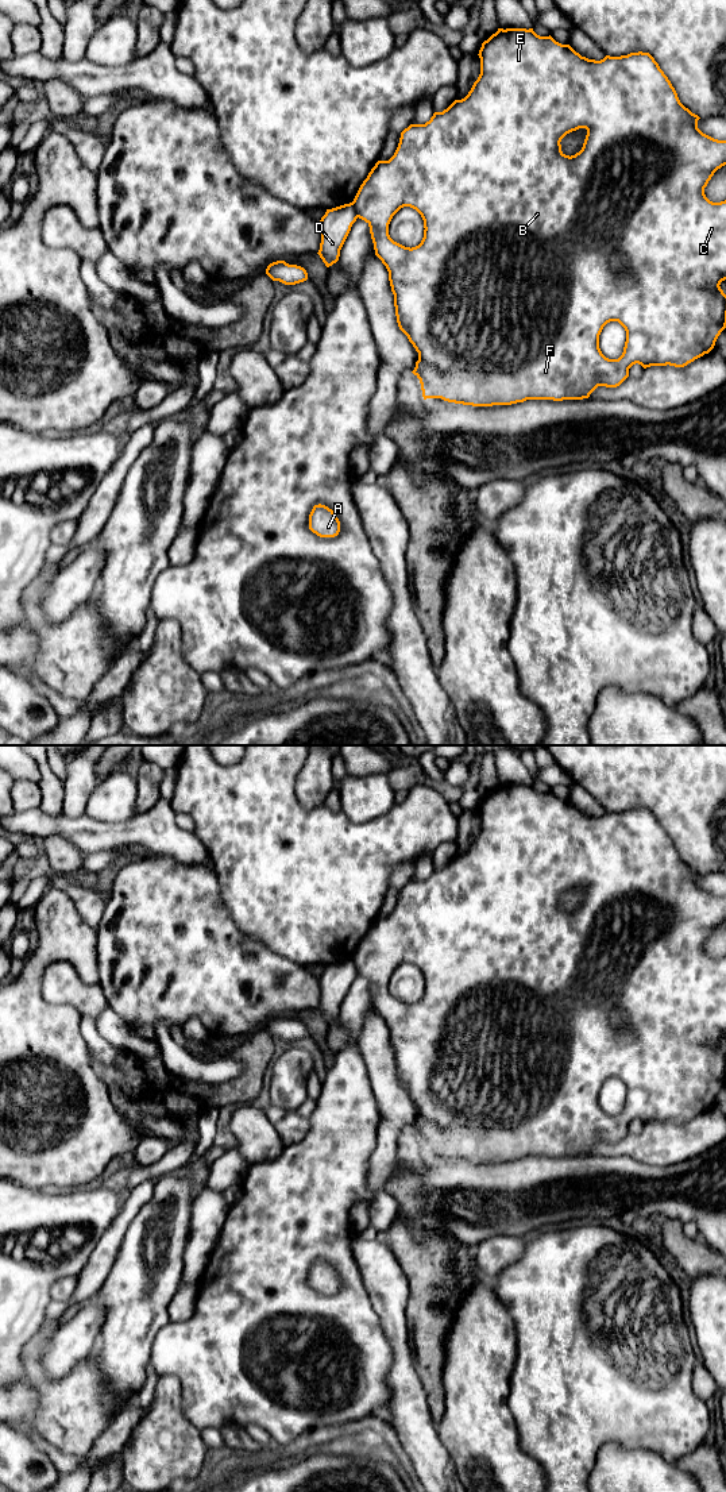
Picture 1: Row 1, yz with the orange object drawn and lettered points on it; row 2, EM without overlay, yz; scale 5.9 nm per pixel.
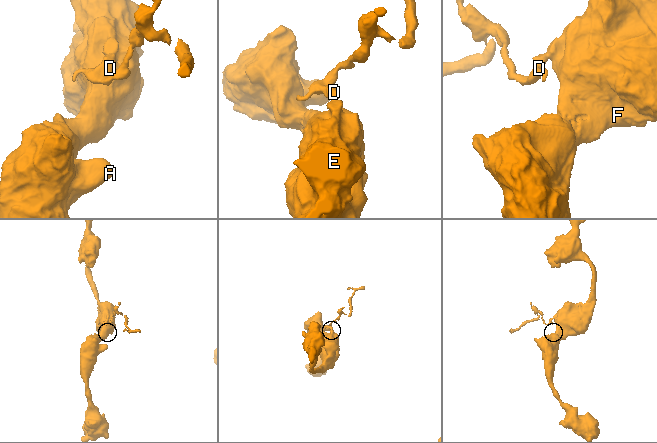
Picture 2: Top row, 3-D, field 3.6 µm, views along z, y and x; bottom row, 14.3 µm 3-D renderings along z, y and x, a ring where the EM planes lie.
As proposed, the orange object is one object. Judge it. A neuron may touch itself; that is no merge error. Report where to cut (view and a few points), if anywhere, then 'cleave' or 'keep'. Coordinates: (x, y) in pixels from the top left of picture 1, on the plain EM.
cut in yz along (351, 959), (358, 972); cleave

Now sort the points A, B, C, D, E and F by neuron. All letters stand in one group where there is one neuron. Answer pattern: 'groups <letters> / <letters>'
groups A B C E F / D

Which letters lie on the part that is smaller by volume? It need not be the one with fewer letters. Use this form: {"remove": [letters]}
{"remove": ["D"]}

